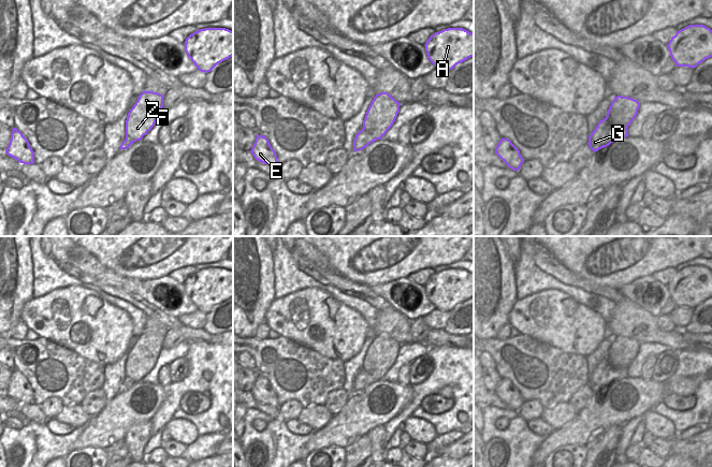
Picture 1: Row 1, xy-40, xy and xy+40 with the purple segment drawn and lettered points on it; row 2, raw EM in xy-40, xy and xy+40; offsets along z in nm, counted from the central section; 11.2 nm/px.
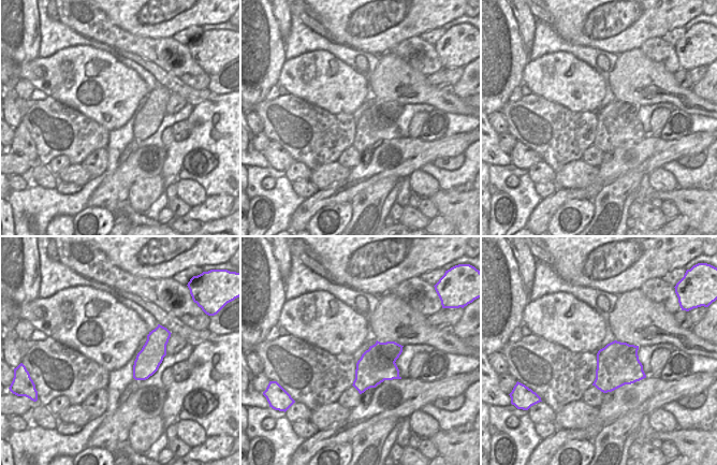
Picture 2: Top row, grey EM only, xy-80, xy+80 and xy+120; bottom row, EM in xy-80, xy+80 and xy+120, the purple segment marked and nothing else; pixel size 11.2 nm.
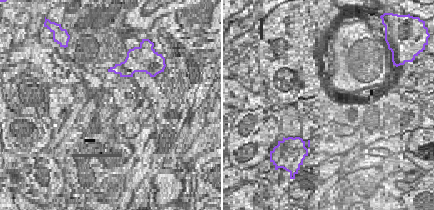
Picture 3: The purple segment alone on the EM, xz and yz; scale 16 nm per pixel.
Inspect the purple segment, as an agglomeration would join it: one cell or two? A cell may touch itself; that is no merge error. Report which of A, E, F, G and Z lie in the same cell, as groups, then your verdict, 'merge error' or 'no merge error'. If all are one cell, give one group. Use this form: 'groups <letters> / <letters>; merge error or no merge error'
groups A F Z / E G; merge error

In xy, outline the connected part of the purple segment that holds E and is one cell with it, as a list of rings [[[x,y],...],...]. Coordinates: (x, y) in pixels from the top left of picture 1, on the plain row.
[[[257,376],[256,382],[250,391],[256,400],[274,407],[279,407],[277,395],[272,389],[268,380],[263,376]]]

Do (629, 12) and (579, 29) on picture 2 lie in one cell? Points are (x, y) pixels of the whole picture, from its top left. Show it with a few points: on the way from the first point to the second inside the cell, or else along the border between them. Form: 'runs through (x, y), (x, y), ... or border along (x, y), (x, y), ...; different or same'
runs through (616, 12), (596, 12), (591, 16); same

